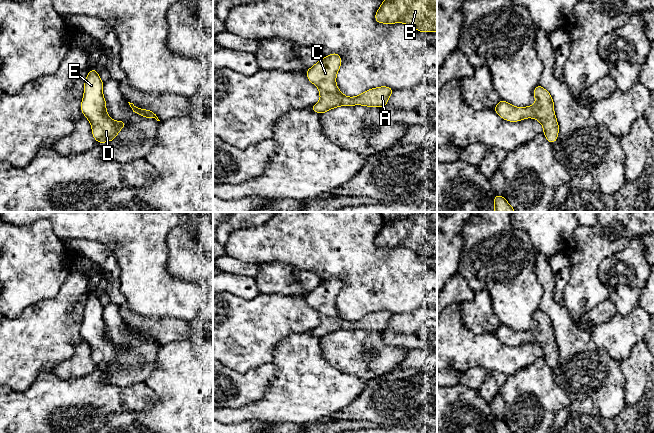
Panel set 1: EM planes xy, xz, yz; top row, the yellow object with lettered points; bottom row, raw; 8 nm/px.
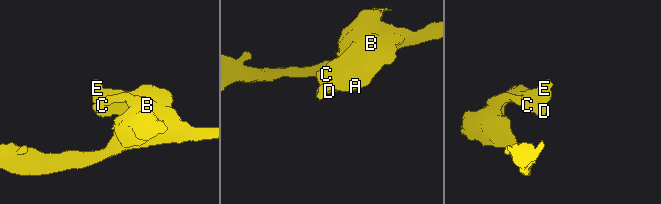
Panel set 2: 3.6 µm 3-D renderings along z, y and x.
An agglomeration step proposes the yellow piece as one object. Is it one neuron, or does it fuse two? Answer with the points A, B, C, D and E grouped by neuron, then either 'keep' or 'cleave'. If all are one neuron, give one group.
A B C D E | keep

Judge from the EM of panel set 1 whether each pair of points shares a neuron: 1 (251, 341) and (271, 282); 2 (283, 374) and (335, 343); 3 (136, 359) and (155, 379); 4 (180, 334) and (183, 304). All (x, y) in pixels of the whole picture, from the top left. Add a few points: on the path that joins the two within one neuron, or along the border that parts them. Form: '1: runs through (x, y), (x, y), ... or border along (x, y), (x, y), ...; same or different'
1: border along (260, 292), (290, 295); different
2: border along (319, 338), (322, 356), (336, 368); different
3: border along (158, 352), (155, 358), (155, 365), (145, 381); different
4: border along (158, 319), (173, 317), (189, 322); different

